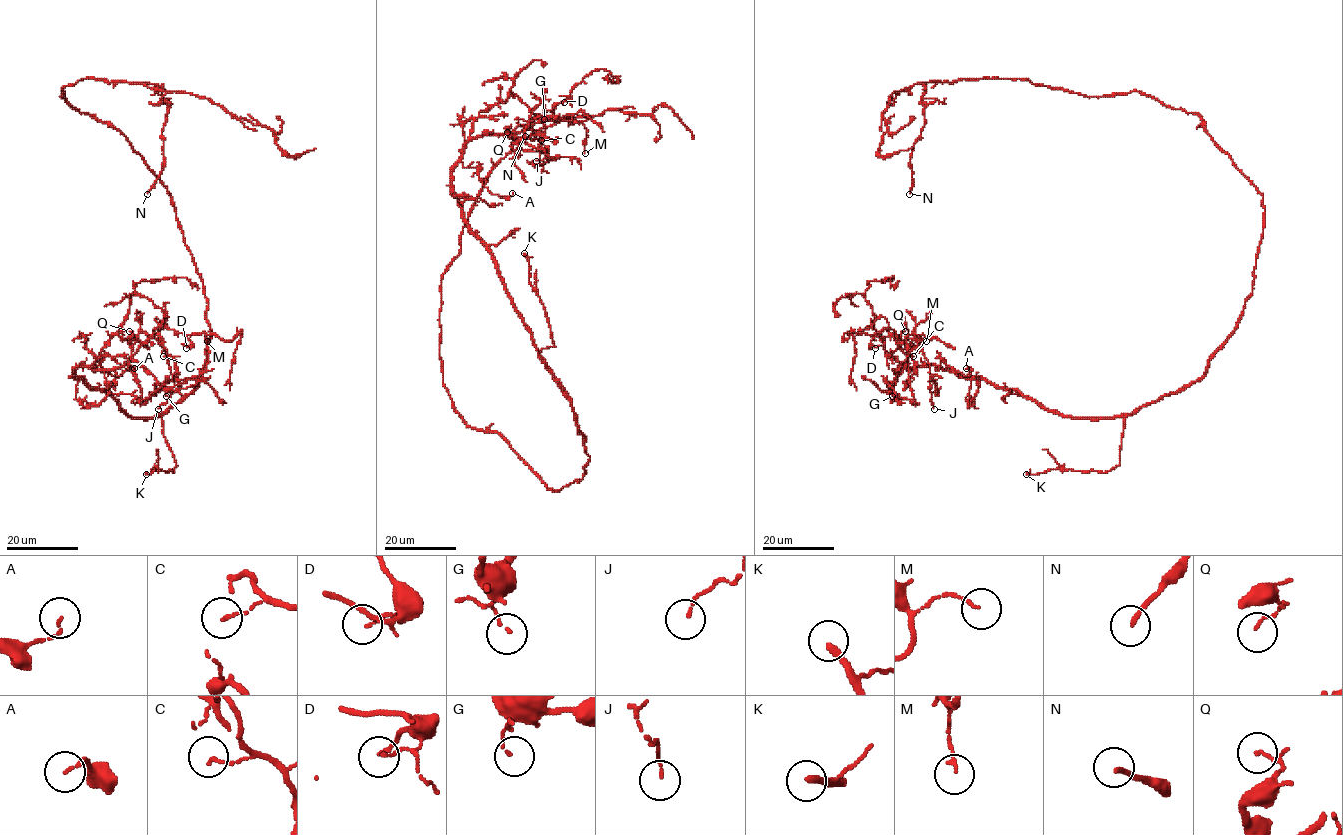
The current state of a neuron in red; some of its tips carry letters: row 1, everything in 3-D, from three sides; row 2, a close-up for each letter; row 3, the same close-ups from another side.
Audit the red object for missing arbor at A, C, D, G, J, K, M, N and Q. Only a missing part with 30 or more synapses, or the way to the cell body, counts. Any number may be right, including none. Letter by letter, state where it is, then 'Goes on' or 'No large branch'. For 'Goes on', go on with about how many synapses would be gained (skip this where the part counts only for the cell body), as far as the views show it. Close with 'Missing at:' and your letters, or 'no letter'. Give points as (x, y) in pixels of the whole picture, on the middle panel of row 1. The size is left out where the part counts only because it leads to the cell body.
A: Place: (512, 193). No large branch
C: Place: (541, 140). No large branch
D: Place: (564, 102). No large branch
G: Place: (544, 119). No large branch
J: Place: (536, 161). No large branch
K: Place: (524, 253). Goes on. Roughly 45 synapses
M: Place: (585, 153). No large branch
N: Place: (525, 136). Goes on. Roughly 45 synapses
Q: Place: (507, 132). No large branch
Missing at: K, N

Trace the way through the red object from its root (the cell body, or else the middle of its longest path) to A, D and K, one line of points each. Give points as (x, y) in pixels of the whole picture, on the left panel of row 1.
A: (191, 254), (211, 331), (200, 378), (166, 413), (132, 417), (74, 375), (98, 359), (113, 375), (134, 368)
D: (191, 254), (211, 331), (194, 389), (162, 415), (132, 417), (74, 375), (119, 368), (160, 328), (186, 348)
K: (191, 254), (211, 338), (198, 383), (162, 416), (176, 465), (172, 472), (146, 474)

